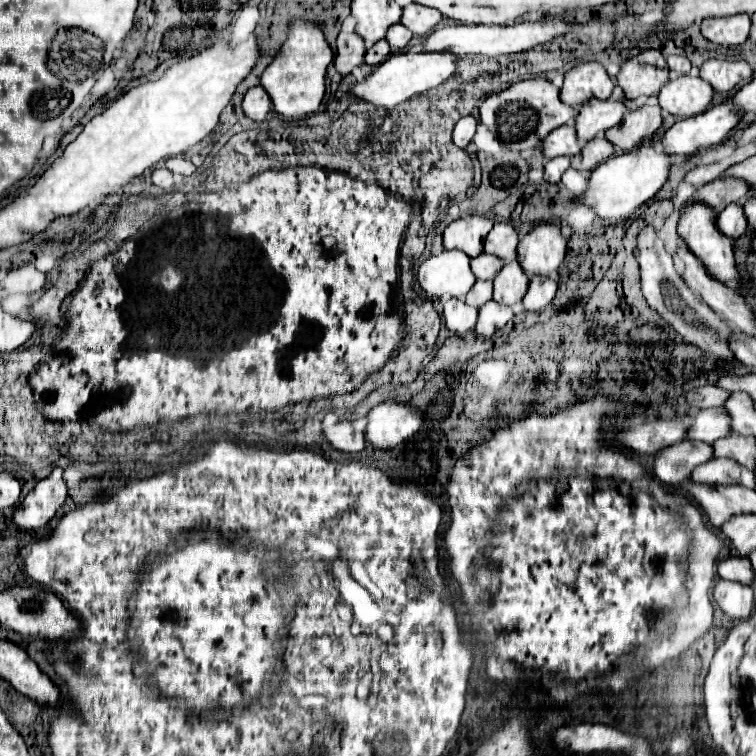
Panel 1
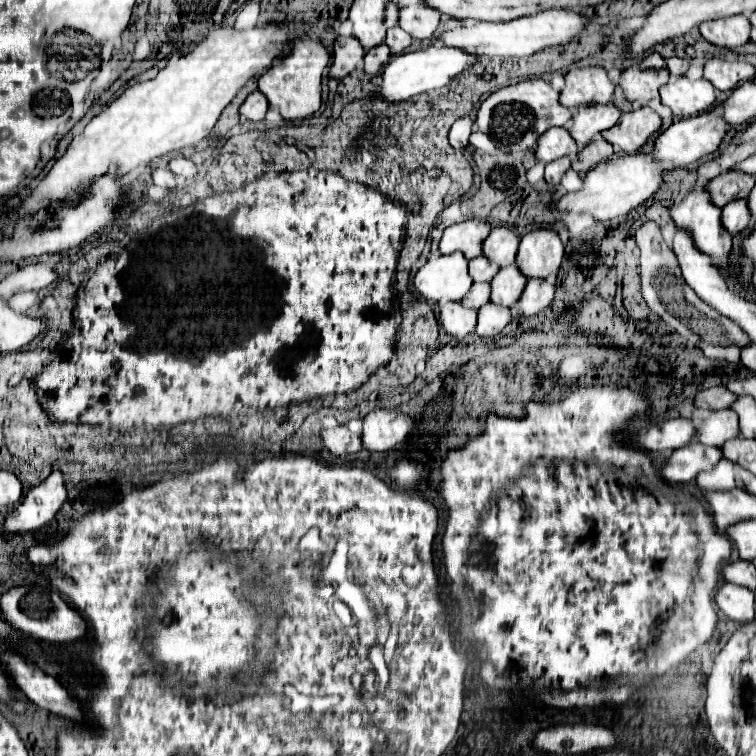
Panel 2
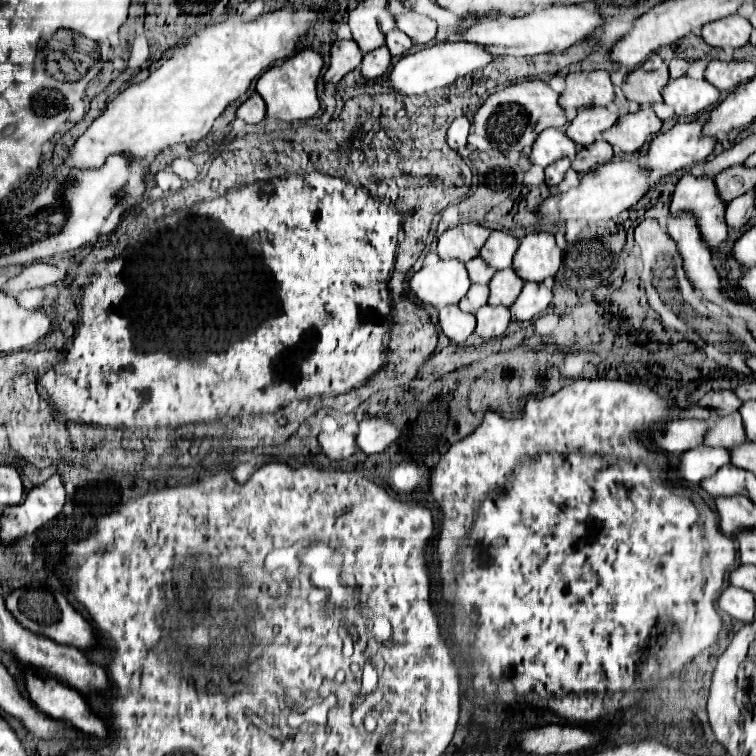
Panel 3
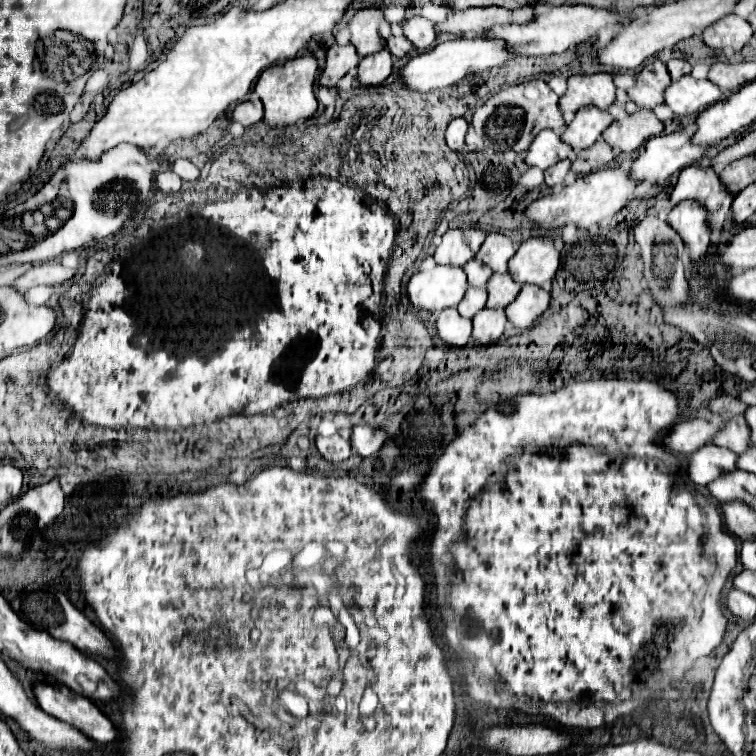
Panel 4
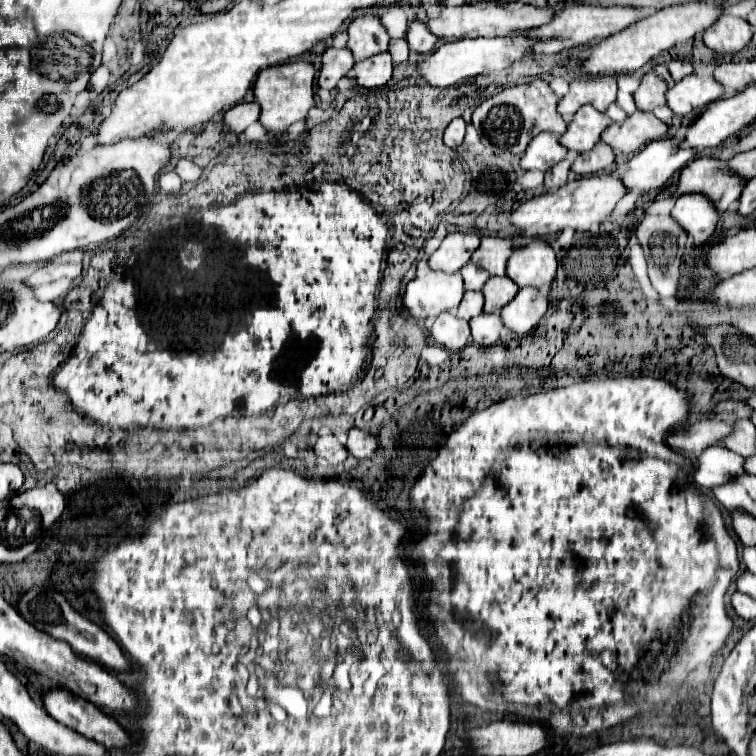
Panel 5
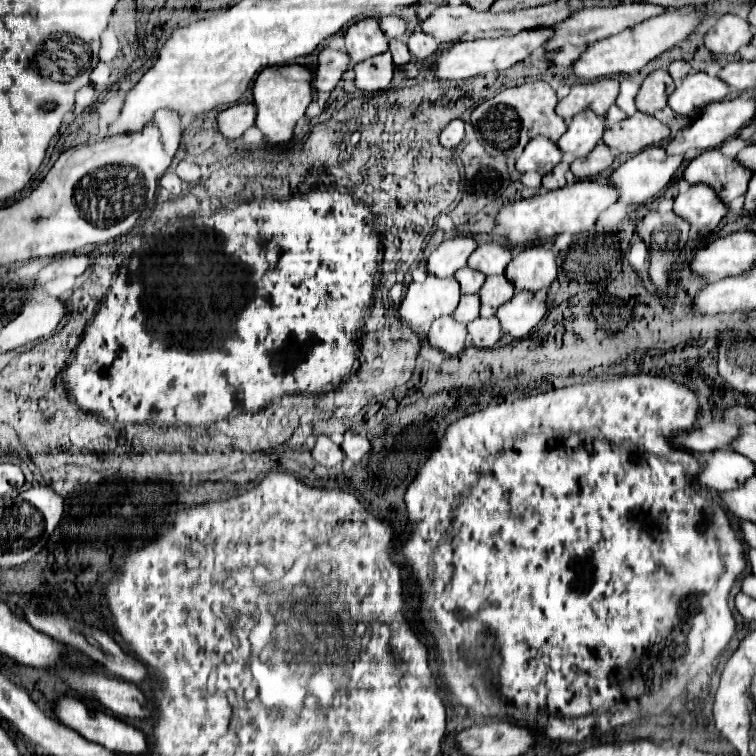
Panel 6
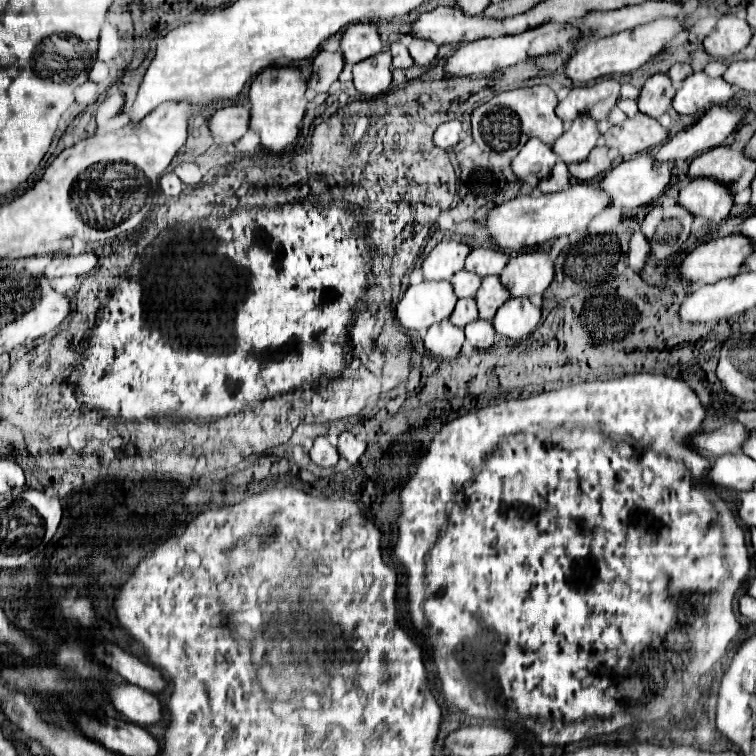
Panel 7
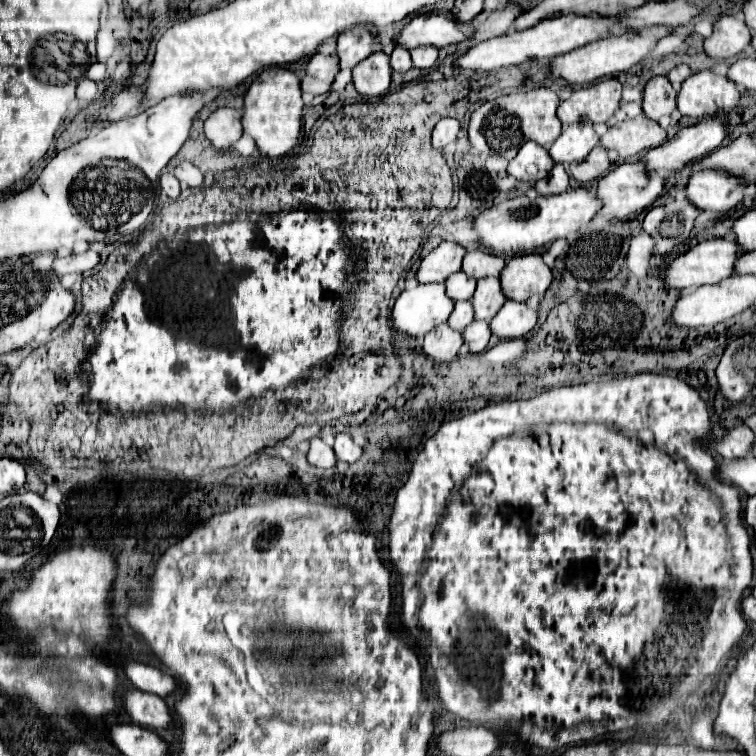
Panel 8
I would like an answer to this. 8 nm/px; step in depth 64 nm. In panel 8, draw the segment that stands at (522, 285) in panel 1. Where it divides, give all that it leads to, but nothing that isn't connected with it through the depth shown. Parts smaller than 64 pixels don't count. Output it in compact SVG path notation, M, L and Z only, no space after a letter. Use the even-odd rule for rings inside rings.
M484 278L478 280L478 288L472 296L472 306L474 306L474 318L476 320L492 320L500 306L506 302L506 296L500 290L500 280L498 278Z

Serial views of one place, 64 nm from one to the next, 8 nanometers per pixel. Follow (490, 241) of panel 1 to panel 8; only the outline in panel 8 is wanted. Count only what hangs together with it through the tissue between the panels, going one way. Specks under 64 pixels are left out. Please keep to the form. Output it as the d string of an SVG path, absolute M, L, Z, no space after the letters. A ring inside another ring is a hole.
M474 250L474 252L468 252L464 256L464 262L462 262L462 272L466 272L468 276L472 278L488 278L488 276L500 276L500 272L504 270L506 262L502 256L492 256L492 254L486 254L482 250Z

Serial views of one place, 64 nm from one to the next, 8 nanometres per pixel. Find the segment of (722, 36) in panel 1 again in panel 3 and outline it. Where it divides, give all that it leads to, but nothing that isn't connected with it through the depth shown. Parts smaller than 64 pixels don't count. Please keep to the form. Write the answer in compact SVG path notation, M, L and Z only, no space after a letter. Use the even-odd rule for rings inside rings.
M734 14L724 20L716 20L702 28L702 38L714 48L742 48L748 44L752 24L746 18Z

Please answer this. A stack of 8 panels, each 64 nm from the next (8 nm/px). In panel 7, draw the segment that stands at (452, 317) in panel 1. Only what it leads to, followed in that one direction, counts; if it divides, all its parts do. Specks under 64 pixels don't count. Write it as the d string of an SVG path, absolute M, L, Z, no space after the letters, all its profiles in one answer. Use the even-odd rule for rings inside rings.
M450 320L434 324L424 336L424 348L442 360L456 358L460 354L462 344L464 344L464 330L450 324Z

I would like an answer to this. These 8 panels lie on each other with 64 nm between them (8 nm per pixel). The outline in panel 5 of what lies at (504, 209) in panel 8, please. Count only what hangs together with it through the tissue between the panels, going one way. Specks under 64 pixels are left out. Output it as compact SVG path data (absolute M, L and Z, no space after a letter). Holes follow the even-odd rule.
M616 174L576 180L572 184L566 184L562 188L558 188L556 192L526 200L522 206L518 206L516 210L510 212L510 224L524 238L548 236L548 234L562 232L564 228L572 228L576 232L588 232L592 226L600 224L602 218L612 212L612 208L618 204L618 200L624 194L626 194L626 188L618 180Z

